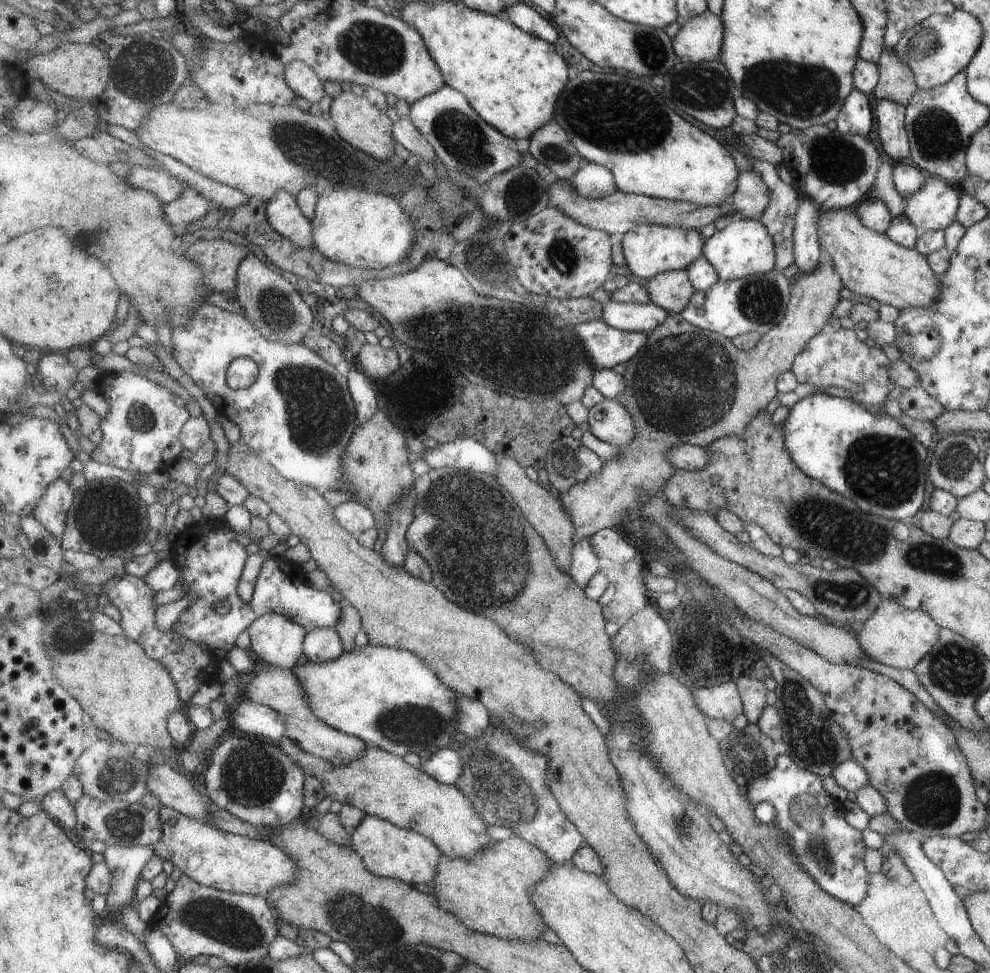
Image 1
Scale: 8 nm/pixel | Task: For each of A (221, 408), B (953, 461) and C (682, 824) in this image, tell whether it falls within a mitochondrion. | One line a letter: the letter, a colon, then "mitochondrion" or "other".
A: other
B: mitochondrion
C: mitochondrion

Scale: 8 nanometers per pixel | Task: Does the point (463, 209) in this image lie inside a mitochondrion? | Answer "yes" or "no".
yes

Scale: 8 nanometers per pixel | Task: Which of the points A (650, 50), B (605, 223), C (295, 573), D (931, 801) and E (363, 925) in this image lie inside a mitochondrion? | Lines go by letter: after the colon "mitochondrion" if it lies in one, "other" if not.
A: mitochondrion
B: other
C: other
D: mitochondrion
E: mitochondrion

